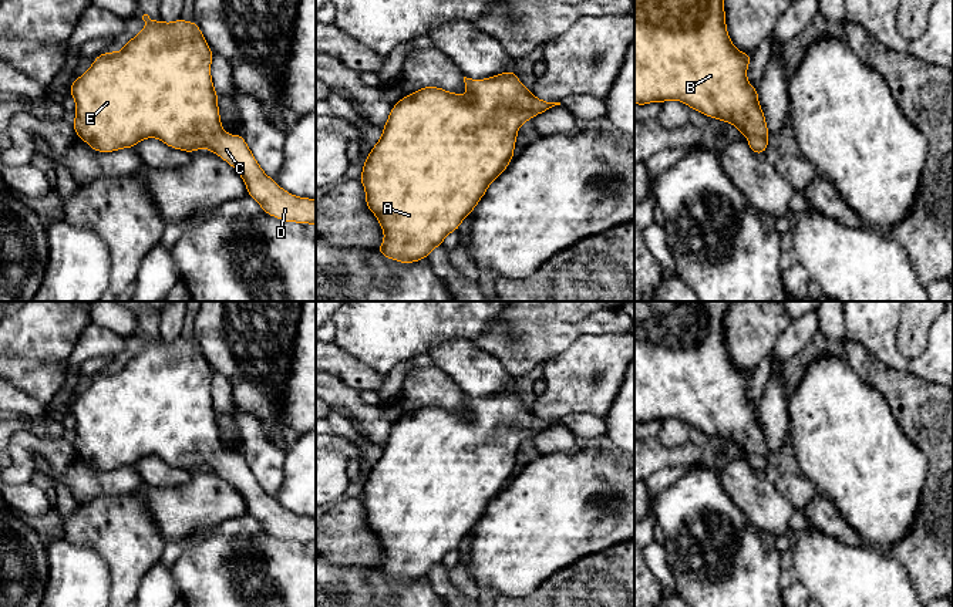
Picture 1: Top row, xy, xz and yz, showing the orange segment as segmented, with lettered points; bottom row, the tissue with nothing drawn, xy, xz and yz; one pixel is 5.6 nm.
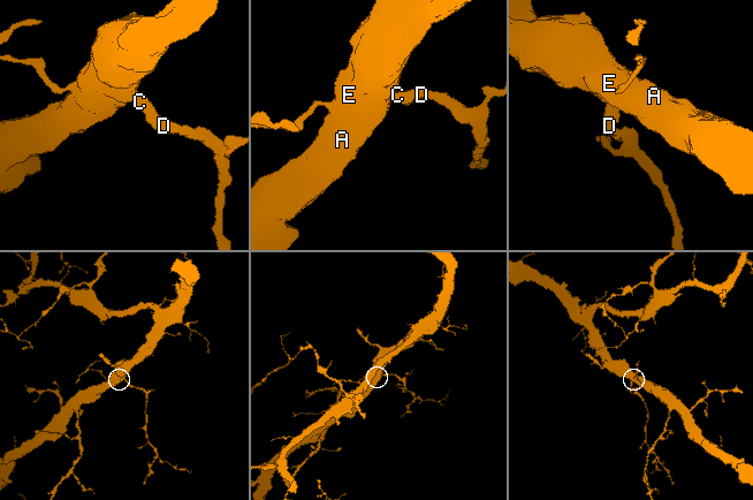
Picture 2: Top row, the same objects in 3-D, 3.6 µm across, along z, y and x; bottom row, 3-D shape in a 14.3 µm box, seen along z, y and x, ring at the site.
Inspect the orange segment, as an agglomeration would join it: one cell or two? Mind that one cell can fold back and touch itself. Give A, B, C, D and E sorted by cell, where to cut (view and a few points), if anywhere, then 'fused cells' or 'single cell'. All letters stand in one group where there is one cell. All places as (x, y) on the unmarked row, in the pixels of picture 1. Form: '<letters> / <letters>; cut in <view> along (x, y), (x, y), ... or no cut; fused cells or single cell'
A B C D E; no cut; single cell

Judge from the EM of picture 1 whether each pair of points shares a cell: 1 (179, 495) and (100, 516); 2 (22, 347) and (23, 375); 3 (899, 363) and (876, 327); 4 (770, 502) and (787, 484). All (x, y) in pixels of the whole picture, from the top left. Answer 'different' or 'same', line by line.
1: different
2: different
3: same
4: different

